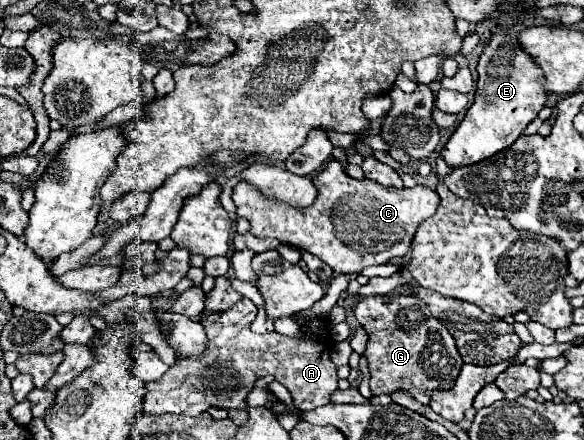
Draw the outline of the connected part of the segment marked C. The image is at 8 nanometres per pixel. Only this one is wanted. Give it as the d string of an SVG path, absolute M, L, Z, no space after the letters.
M332 159L314 177L318 189L316 201L310 207L286 209L286 205L270 205L254 193L252 185L236 185L232 199L238 215L250 221L250 233L270 237L282 243L306 249L328 263L336 273L360 273L368 265L382 265L408 255L412 237L420 221L430 217L440 197L426 185L412 189L390 189L370 179L358 181L342 171L342 165Z

